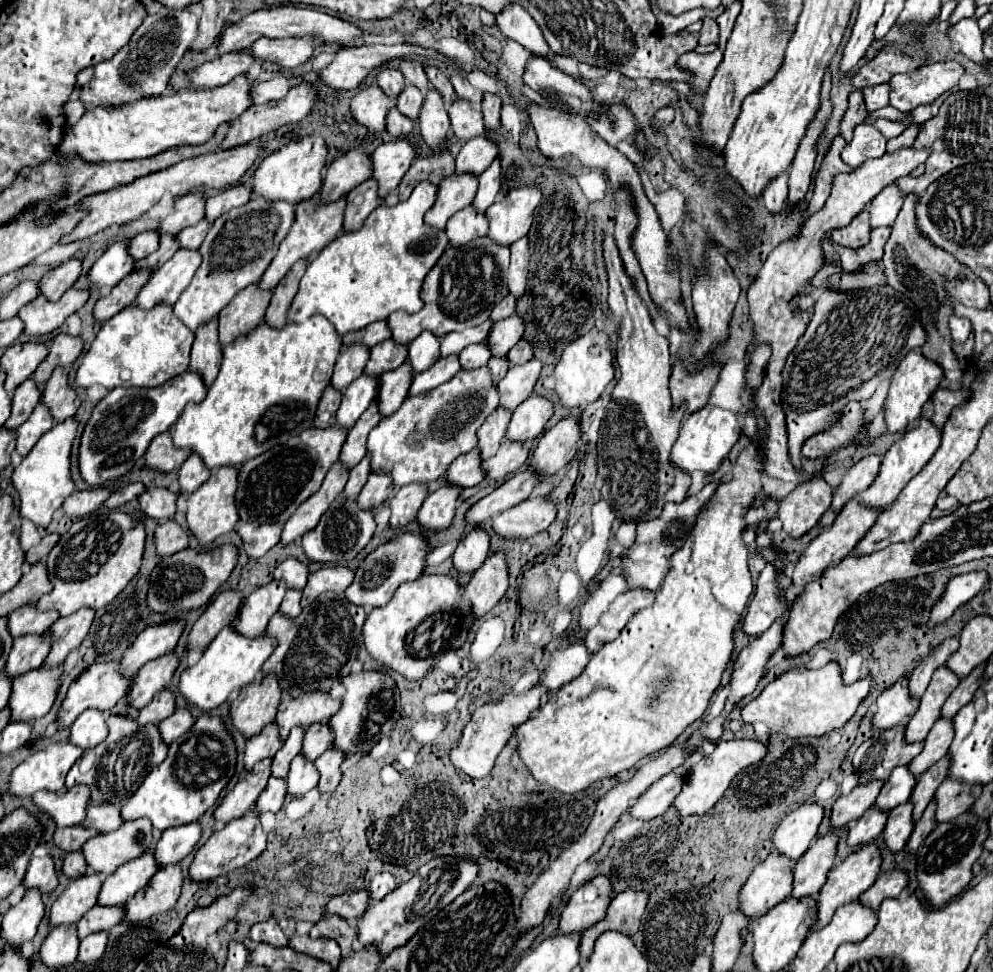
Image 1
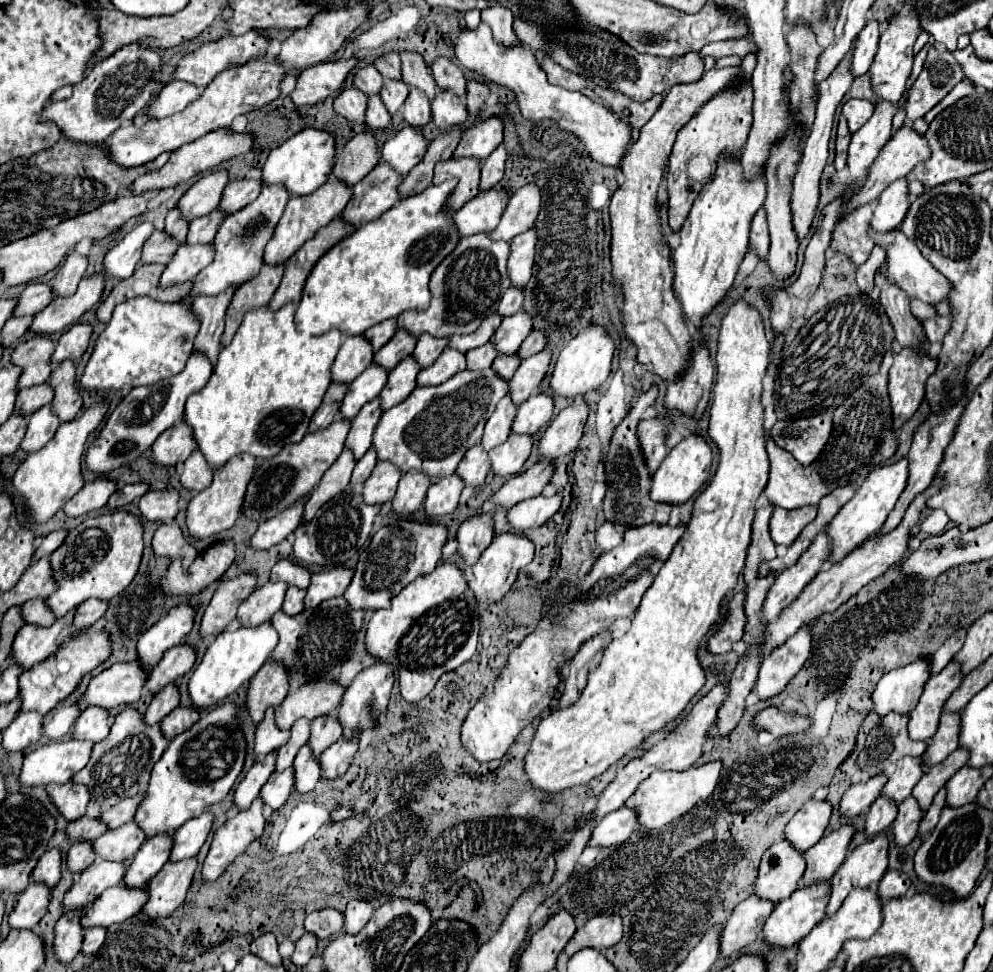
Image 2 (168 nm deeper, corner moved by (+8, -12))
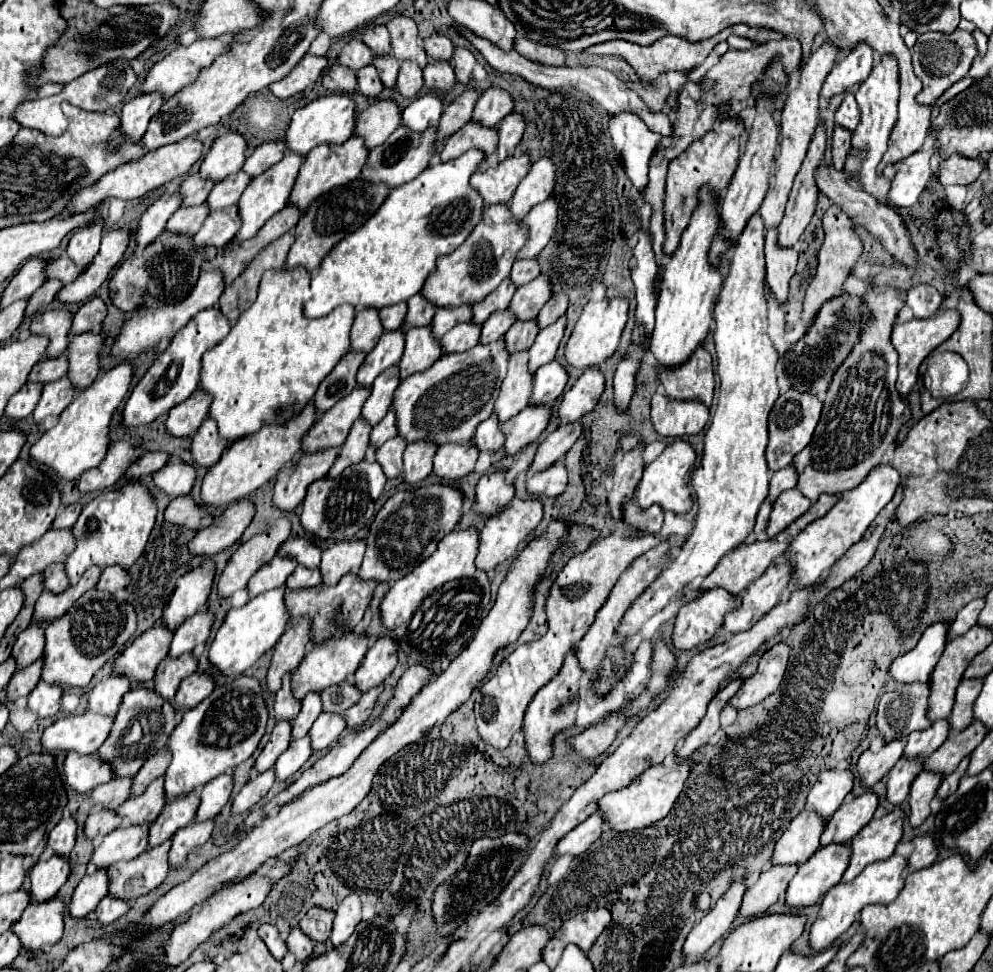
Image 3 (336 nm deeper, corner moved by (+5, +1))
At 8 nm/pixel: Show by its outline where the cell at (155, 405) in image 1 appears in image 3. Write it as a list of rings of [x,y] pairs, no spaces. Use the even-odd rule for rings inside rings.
[[[209,307],[205,311],[199,311],[187,323],[187,327],[183,327],[175,335],[171,345],[155,359],[155,363],[145,373],[145,377],[135,385],[135,389],[123,409],[123,423],[125,425],[147,425],[147,423],[155,421],[159,415],[167,413],[177,403],[185,401],[199,385],[197,379],[199,379],[199,371],[201,371],[203,353],[207,349],[211,349],[213,345],[217,345],[229,333],[229,329],[231,329],[231,323],[229,323],[229,319],[225,319],[221,309]]]

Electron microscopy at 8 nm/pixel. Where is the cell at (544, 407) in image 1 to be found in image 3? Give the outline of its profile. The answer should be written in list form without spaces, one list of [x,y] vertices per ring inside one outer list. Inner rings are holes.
[[[551,361],[551,363],[541,365],[535,371],[535,385],[533,385],[531,403],[553,405],[555,399],[563,393],[567,379],[569,379],[567,369],[559,361]]]

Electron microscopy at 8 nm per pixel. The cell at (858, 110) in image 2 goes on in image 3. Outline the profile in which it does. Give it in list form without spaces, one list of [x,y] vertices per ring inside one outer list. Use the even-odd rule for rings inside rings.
[[[847,93],[843,103],[839,105],[839,109],[835,111],[835,125],[847,127],[849,131],[853,131],[857,127],[859,119],[861,119],[861,113],[857,109],[857,101],[855,101],[853,93]]]

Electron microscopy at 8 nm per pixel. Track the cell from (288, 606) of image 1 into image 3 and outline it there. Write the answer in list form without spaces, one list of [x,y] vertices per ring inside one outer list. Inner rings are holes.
[[[301,565],[287,579],[289,589],[303,589],[303,587],[319,585],[319,583],[321,583],[321,571],[319,569],[307,569]]]

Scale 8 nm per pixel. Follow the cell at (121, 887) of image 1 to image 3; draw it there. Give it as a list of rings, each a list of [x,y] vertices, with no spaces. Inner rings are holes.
[[[193,791],[193,795],[181,795],[181,799],[173,799],[173,803],[167,803],[161,815],[151,823],[149,847],[161,845],[163,841],[171,839],[175,831],[187,827],[197,813],[199,801],[199,793]]]

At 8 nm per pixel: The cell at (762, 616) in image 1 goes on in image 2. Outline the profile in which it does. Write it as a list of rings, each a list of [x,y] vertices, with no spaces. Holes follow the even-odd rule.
[[[746,590],[738,592],[730,600],[730,612],[728,620],[720,626],[720,630],[710,636],[708,640],[708,650],[714,654],[724,654],[730,652],[732,646],[742,640],[744,636],[744,626],[746,626],[746,616],[744,616],[744,600],[746,600]]]

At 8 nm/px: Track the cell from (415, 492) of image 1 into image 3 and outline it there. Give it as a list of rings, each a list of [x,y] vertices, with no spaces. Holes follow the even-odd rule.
[[[409,443],[403,455],[405,481],[421,483],[431,473],[435,451],[437,451],[435,443]]]

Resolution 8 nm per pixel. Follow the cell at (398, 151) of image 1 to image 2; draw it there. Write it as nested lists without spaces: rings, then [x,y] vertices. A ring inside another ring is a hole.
[[[404,128],[382,146],[380,158],[388,162],[400,176],[406,176],[422,160],[426,148],[428,142],[416,128]]]

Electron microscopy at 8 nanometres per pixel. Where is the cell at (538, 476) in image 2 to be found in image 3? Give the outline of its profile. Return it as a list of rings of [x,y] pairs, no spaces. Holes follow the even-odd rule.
[[[581,421],[577,423],[561,423],[537,449],[535,453],[535,459],[529,467],[531,473],[537,473],[537,471],[543,471],[547,469],[551,463],[555,463],[557,459],[561,459],[571,447],[573,443],[579,439],[583,431],[583,425]]]

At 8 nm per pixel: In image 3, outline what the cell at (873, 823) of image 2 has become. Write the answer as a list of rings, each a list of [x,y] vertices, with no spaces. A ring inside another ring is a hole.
[[[903,755],[889,773],[887,801],[893,805],[901,805],[907,799],[909,787],[913,783],[913,779],[921,773],[921,769],[923,769],[923,763],[909,763],[909,759],[905,759],[905,755]]]

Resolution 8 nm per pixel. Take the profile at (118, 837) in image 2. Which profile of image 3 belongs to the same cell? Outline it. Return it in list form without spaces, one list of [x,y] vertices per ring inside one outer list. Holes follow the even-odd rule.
[[[155,779],[141,795],[131,797],[125,803],[121,803],[121,807],[117,807],[115,813],[121,815],[123,819],[127,819],[127,823],[131,823],[131,825],[135,825],[135,823],[147,825],[157,819],[163,805],[165,805],[163,779]]]

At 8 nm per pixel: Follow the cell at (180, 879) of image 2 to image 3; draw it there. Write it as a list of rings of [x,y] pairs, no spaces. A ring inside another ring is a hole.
[[[209,819],[205,823],[191,821],[185,829],[179,829],[171,839],[173,845],[171,845],[171,851],[169,851],[169,865],[175,867],[175,869],[185,865],[187,853],[193,847],[203,845],[211,837],[211,831],[213,831],[213,819]]]

